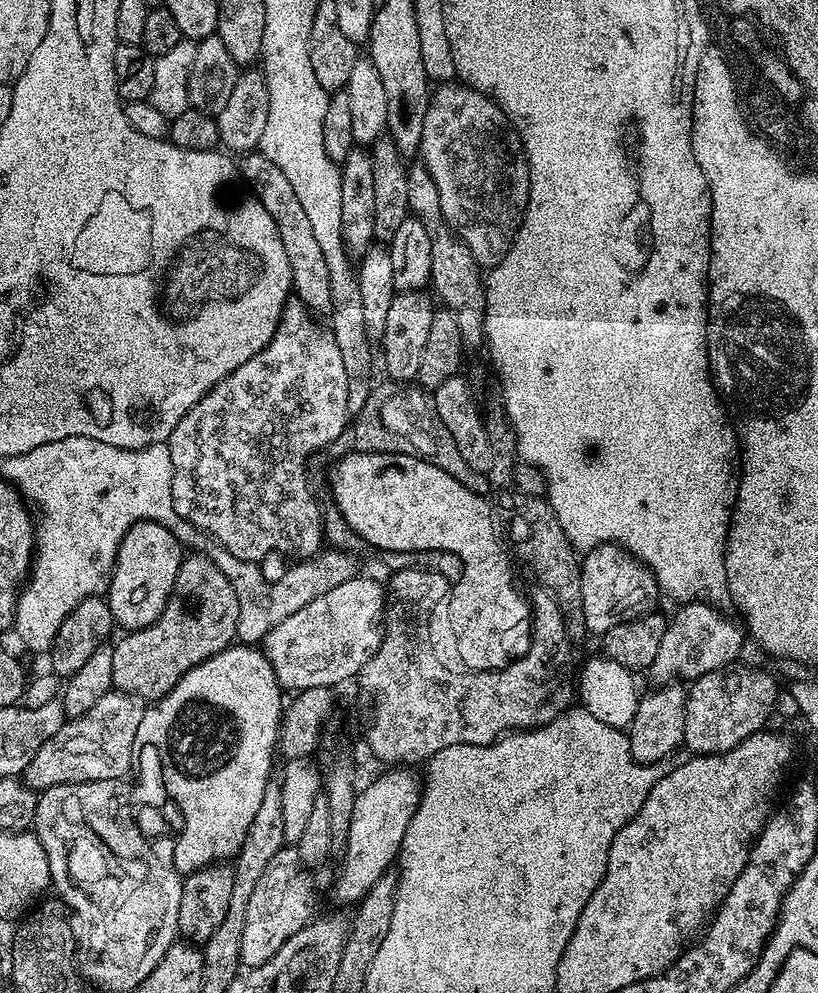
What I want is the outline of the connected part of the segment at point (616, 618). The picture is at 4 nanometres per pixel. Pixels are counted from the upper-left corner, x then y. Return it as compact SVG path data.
M600 544L591 549L583 557L580 577L584 627L589 633L602 634L622 622L648 615L657 607L656 599L662 596L652 569L641 564L619 544Z

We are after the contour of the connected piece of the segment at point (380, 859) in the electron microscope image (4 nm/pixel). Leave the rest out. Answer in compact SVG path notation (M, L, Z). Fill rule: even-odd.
M384 770L377 780L363 785L354 802L354 818L350 818L348 845L339 857L340 877L332 884L332 896L340 904L356 906L385 872L397 863L400 843L406 838L406 826L420 805L422 780L412 770Z

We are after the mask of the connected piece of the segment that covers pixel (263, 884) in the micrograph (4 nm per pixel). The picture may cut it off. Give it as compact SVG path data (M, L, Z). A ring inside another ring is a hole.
M285 846L274 854L272 864L255 883L251 892L250 904L246 909L246 922L242 929L241 965L245 969L262 966L262 962L270 962L282 946L303 927L314 919L312 907L316 904L316 896L312 893L312 880L309 869L298 858L295 847Z

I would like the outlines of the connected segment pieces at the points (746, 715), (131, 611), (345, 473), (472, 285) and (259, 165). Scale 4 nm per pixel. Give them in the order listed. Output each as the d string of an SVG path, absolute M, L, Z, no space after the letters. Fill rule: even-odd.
M729 666L691 681L685 702L684 744L689 753L717 756L761 731L776 708L776 680L760 666Z
M153 520L137 522L122 538L112 581L108 583L106 599L113 621L128 632L136 632L153 624L174 590L185 555L180 539L169 528Z
M352 450L352 453L349 454L349 456L344 456L341 458L340 461L336 464L336 469L332 472L332 496L334 499L336 499L336 508L338 511L340 511L340 516L342 519L345 520L346 523L349 524L350 527L353 528L354 531L357 532L358 535L361 536L362 539L365 540L368 544L373 544L374 547L376 547L376 550L379 550L380 552L385 552L386 550L394 550L395 552L438 552L441 554L447 554L449 552L452 556L457 556L458 559L460 559L460 564L464 569L460 572L460 581L453 583L450 588L450 595L446 601L446 609L448 608L448 628L450 631L452 631L452 636L454 639L456 639L456 648L460 654L460 660L465 669L471 670L473 672L494 672L502 668L507 668L510 661L513 659L514 653L512 653L512 647L516 644L516 639L519 638L520 632L527 633L530 628L530 621L532 619L532 609L530 607L530 600L527 595L524 596L522 593L520 593L520 588L518 585L516 585L516 576L514 573L512 573L512 564L513 561L510 559L509 553L506 551L505 545L502 543L500 545L500 540L498 537L496 537L496 524L494 521L492 521L492 508L490 505L487 504L488 500L485 499L483 496L479 496L475 493L474 490L468 490L466 486L462 486L461 482L458 482L457 478L452 478L450 474L445 472L442 469L439 469L438 466L436 466L432 461L429 459L424 459L422 457L416 457L416 456L407 456L404 453L388 453L388 452L366 452L366 451L359 451L359 450Z
M416 162L408 169L406 178L409 213L415 219L426 226L426 234L430 234L430 266L432 267L431 287L436 288L435 295L441 296L443 307L449 308L458 318L458 330L462 334L462 342L465 349L472 350L485 343L484 335L484 307L486 298L484 297L485 277L482 275L482 269L476 263L474 254L462 242L459 236L453 232L452 227L444 221L442 214L442 202L438 202L438 186L434 186L434 178L430 178L427 169L423 163Z
M261 152L245 153L239 159L238 172L241 179L243 181L245 179L248 182L251 187L249 188L251 193L256 199L262 202L262 206L264 206L266 212L270 214L273 224L278 227L280 245L285 247L285 254L290 261L290 278L297 299L303 301L310 310L316 312L322 309L324 309L324 311L329 309L332 303L332 294L330 292L330 278L329 271L326 267L326 261L323 259L322 250L319 247L317 239L314 237L311 223L308 221L306 213L303 212L302 202L295 197L295 191L291 188L290 182L287 181L286 174Z

